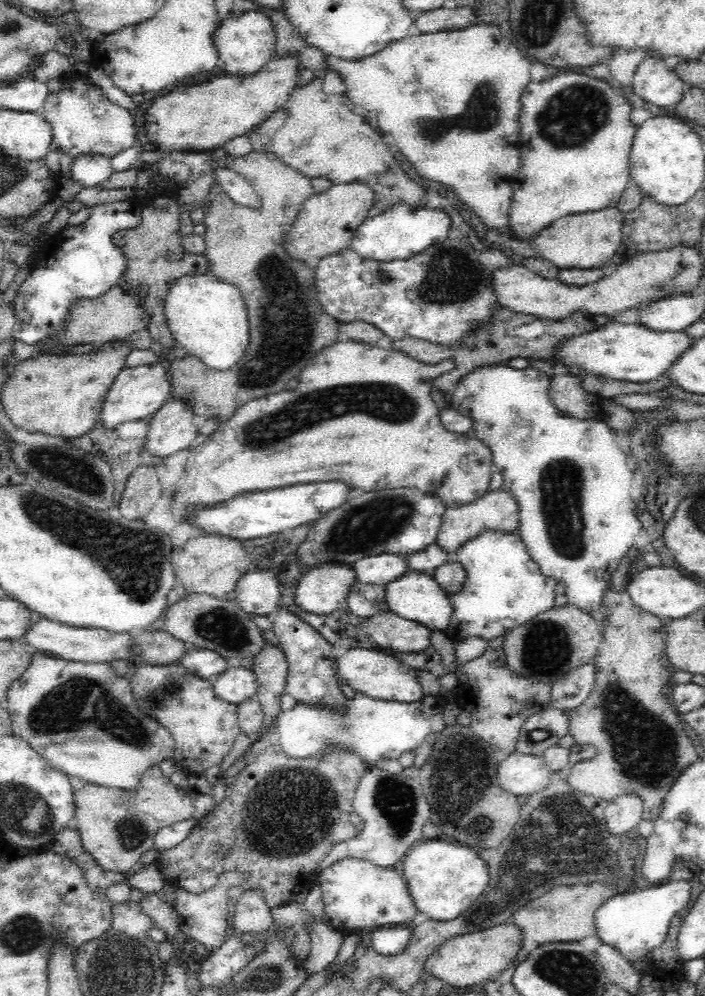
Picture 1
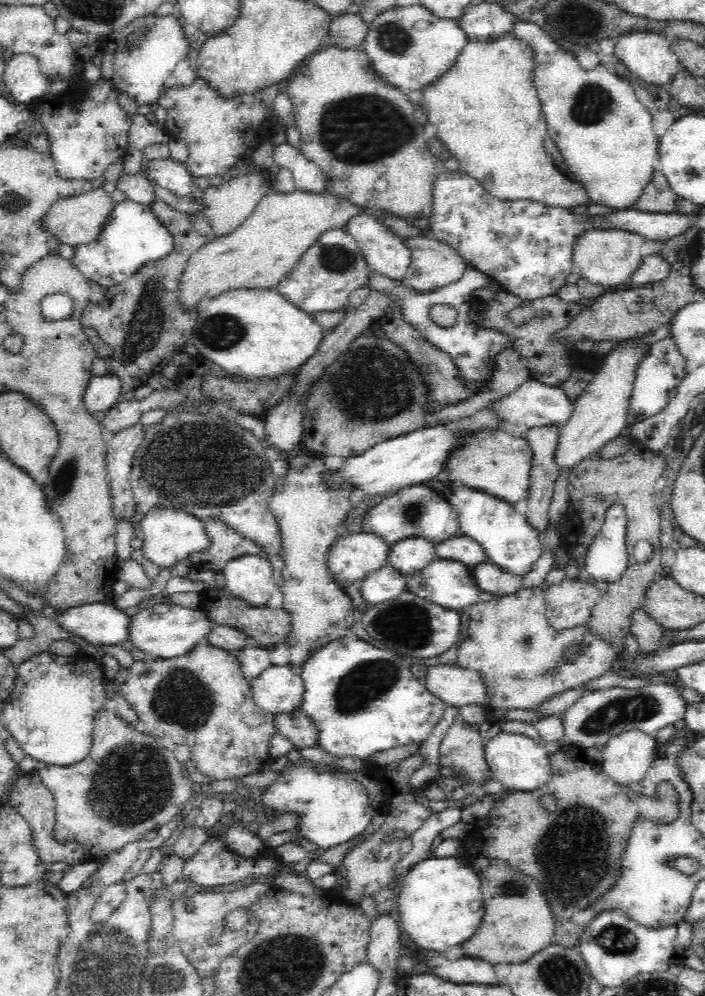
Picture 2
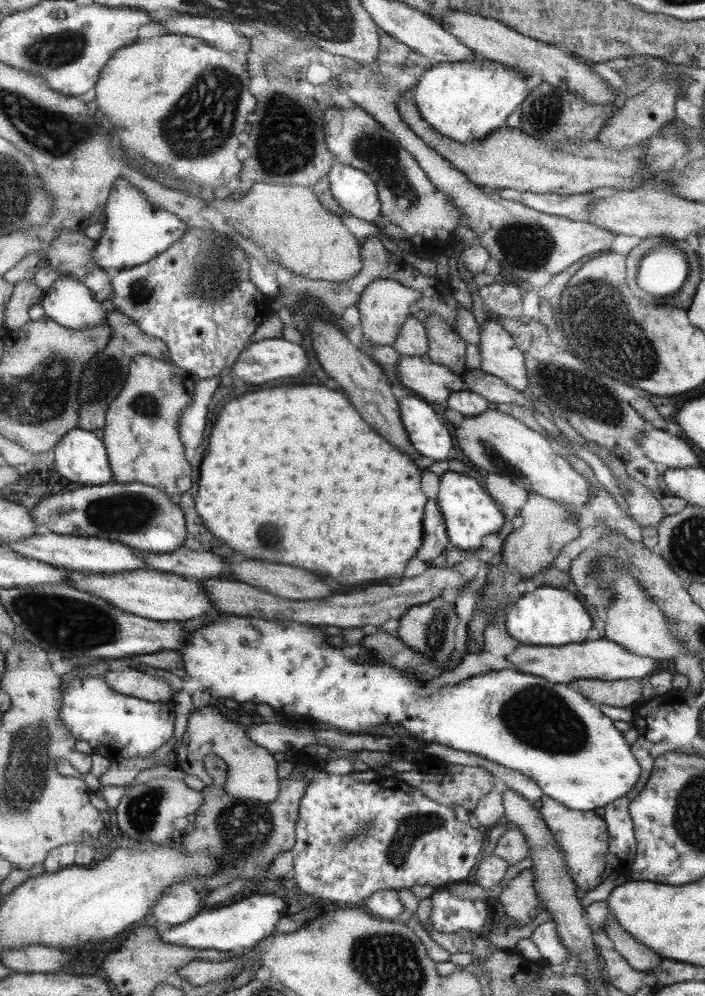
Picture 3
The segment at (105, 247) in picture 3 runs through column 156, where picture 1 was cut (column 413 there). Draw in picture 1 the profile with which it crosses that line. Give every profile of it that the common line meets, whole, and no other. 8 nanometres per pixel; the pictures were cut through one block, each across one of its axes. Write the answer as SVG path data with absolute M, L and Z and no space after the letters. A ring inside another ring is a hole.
M404 203L394 205L375 217L368 217L355 230L349 248L356 251L362 259L374 261L408 260L426 246L448 236L450 217L442 209L416 208Z

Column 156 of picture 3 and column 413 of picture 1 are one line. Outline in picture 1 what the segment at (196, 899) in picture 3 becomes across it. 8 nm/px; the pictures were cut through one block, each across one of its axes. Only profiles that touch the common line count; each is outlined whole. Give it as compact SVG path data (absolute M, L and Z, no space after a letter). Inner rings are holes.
M345 856L323 869L316 876L315 883L322 891L324 921L343 937L380 927L409 925L412 920L421 918L406 881L396 872L394 865L380 867L364 859Z

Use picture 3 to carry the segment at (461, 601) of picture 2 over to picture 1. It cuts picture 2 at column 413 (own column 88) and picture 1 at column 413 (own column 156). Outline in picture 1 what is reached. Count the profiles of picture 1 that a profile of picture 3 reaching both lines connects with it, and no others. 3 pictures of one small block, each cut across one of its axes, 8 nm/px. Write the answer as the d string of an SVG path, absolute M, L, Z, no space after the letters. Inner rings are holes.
M422 571L404 573L400 578L389 582L384 588L384 600L390 611L394 611L400 618L422 623L431 629L442 631L448 626L453 610L449 595L438 582L434 581L431 574Z

